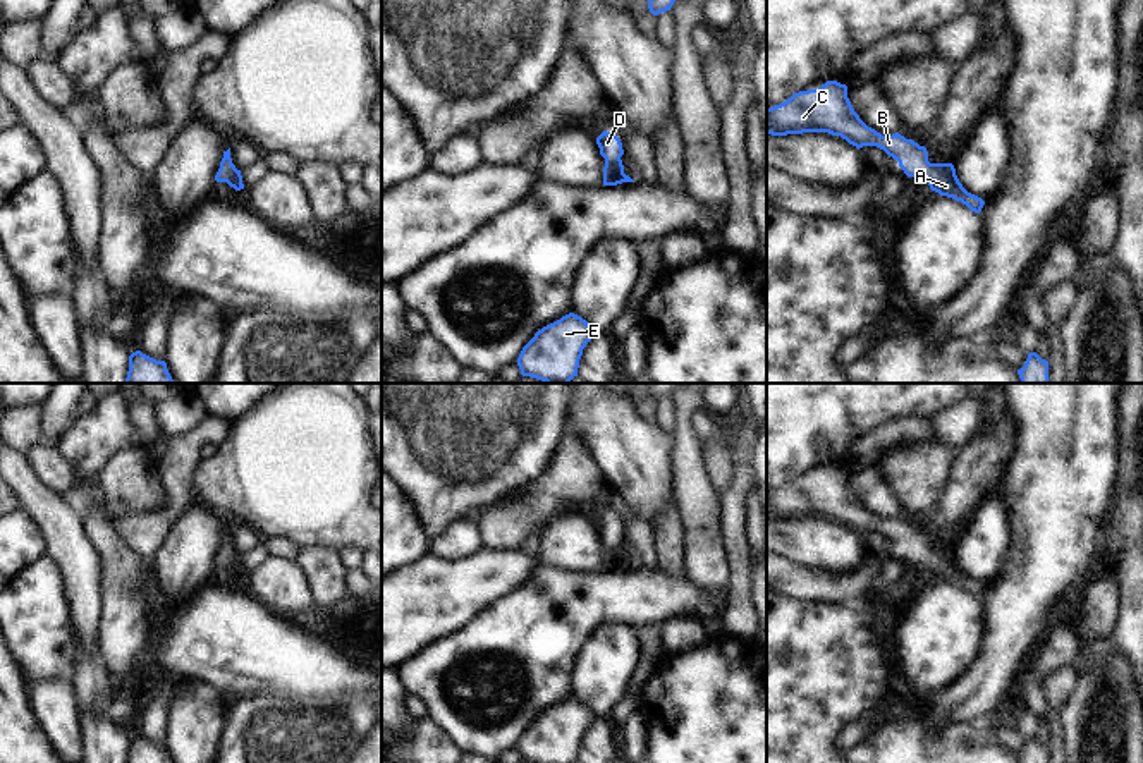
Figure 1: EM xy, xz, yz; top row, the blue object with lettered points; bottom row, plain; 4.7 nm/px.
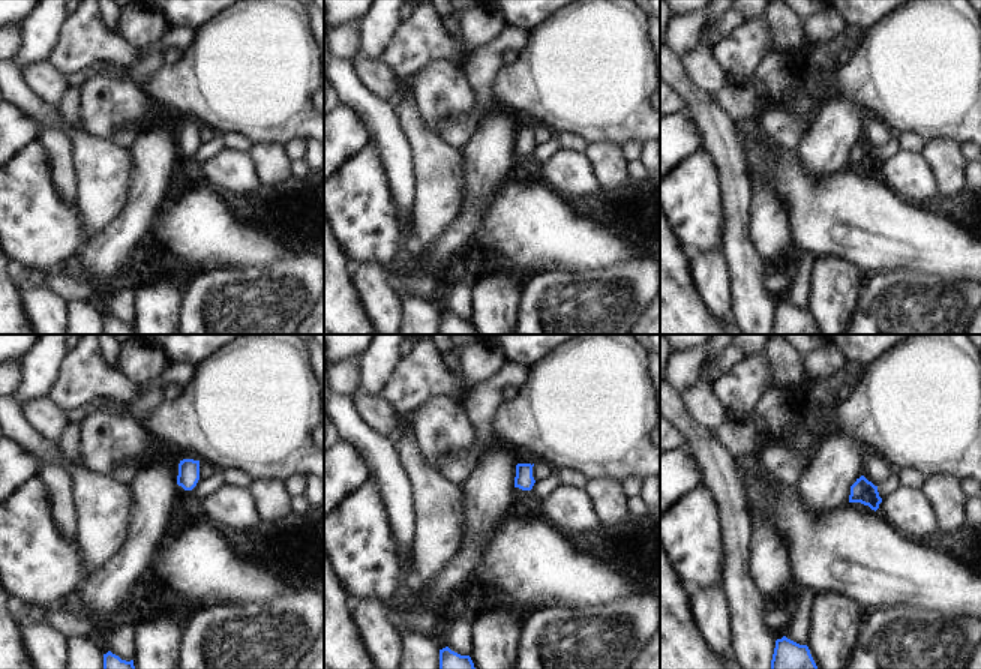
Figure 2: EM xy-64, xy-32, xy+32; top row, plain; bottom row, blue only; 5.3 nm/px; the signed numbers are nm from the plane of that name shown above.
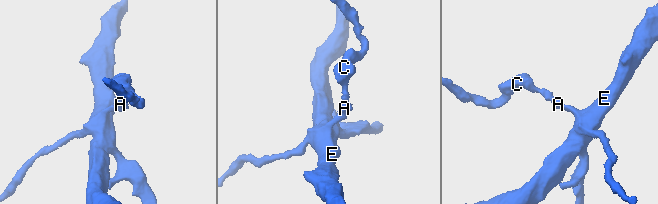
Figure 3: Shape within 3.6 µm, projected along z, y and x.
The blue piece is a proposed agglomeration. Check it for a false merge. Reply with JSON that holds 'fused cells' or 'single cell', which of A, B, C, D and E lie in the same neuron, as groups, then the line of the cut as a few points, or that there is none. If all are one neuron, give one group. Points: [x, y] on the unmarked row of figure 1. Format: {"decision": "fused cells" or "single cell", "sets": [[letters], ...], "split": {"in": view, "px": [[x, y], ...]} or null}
{"decision": "single cell", "sets": [["A", "B", "C", "D", "E"]], "split": null}

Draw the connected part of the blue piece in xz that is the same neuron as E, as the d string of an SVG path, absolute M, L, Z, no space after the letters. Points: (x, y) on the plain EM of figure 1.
M569 698L543 711L523 732L517 751L523 761L574 763L586 729L596 717L581 701Z

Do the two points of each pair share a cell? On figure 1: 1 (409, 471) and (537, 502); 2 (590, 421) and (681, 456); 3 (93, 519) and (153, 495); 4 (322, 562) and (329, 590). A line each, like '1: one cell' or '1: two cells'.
1: two cells
2: two cells
3: two cells
4: one cell

